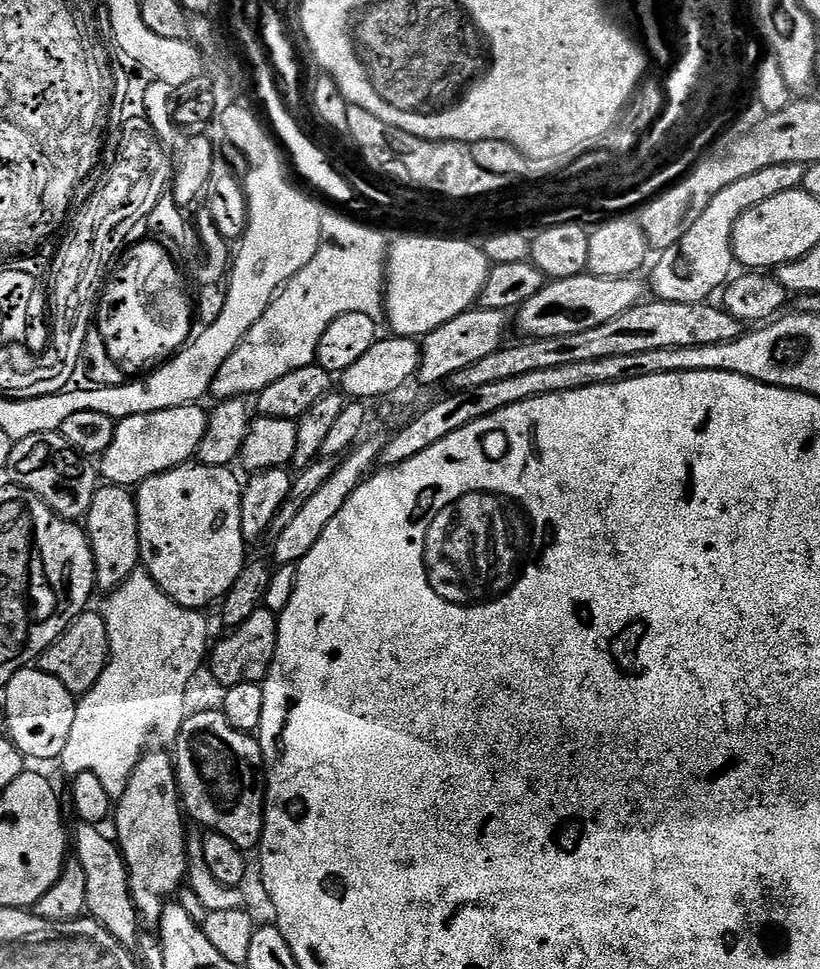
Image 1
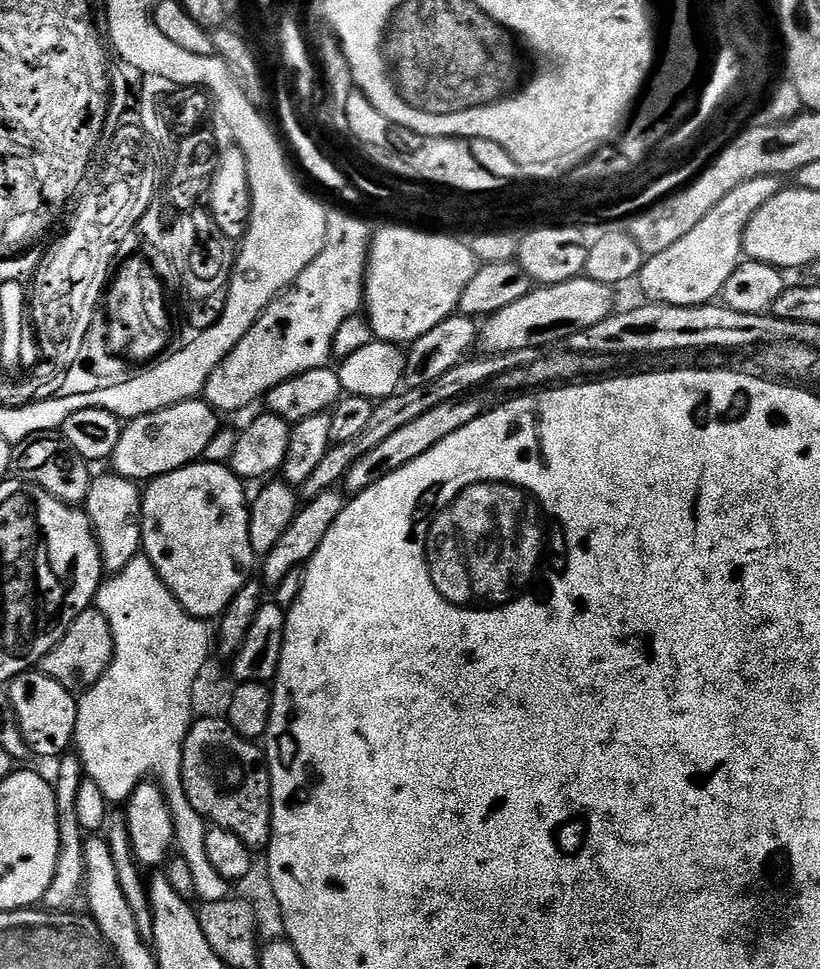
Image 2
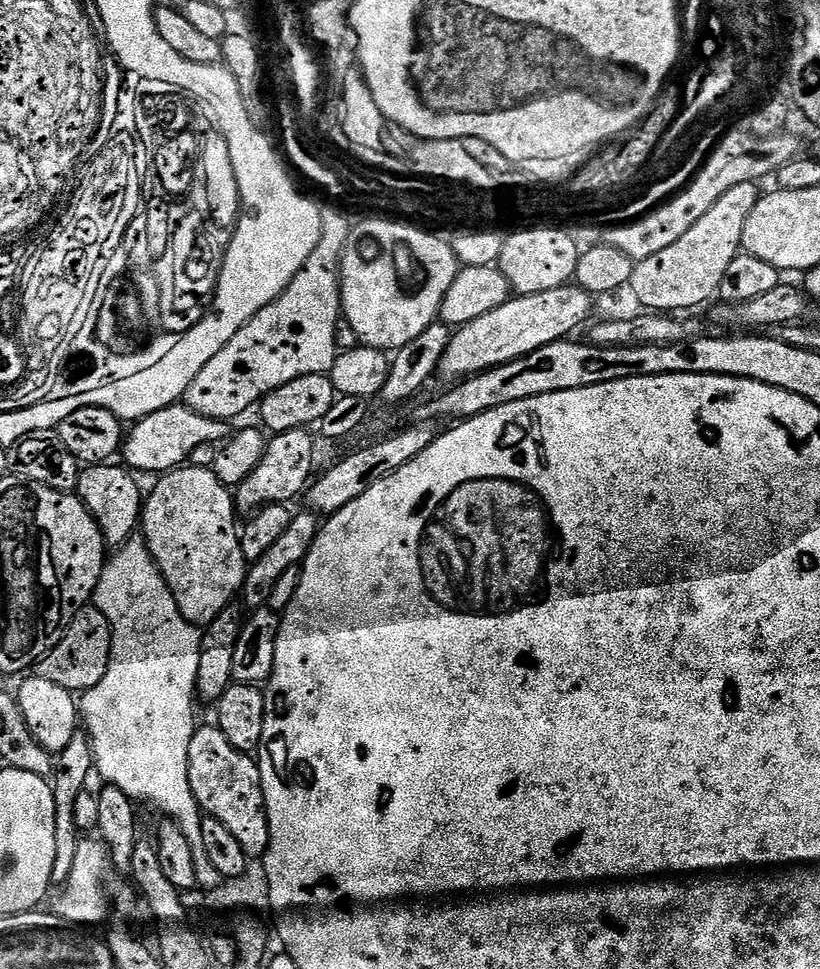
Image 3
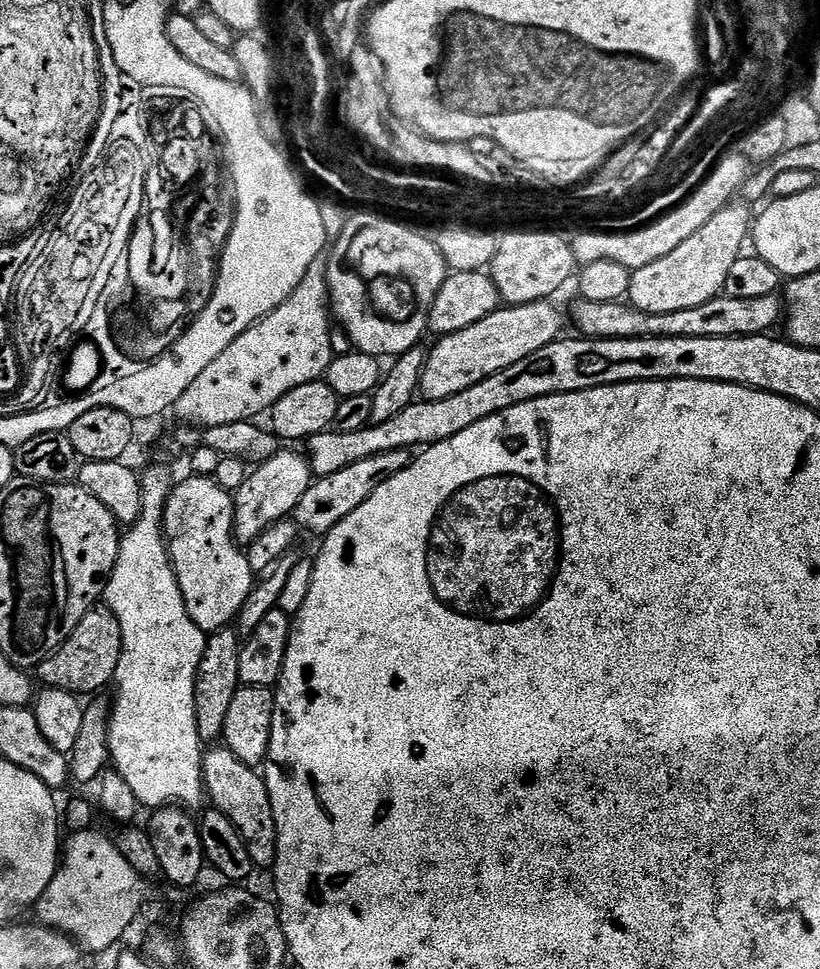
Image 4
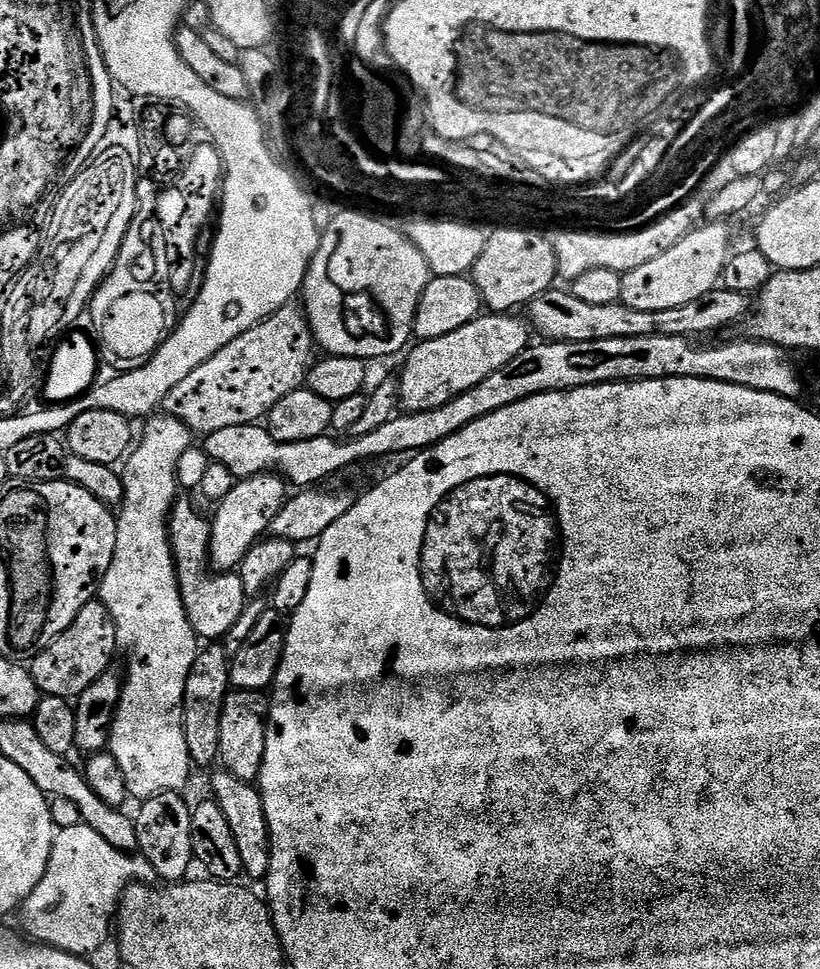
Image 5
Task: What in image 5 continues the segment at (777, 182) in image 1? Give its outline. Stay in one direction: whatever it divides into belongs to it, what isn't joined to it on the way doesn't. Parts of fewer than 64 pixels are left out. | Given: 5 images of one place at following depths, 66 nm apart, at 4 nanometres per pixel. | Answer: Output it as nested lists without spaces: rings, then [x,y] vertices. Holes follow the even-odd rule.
[[[708,222],[696,228],[678,246],[670,246],[666,254],[658,254],[654,262],[646,262],[646,266],[638,266],[638,270],[630,270],[622,275],[622,294],[620,303],[634,310],[670,310],[674,306],[686,306],[686,302],[694,302],[694,298],[702,298],[712,288],[721,283],[724,267],[733,251],[732,232],[724,222]]]

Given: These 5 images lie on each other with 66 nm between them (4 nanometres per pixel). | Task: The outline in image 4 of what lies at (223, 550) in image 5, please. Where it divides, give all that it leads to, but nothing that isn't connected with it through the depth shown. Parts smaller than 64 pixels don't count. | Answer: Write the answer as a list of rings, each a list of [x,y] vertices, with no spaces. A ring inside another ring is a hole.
[[[277,450],[268,460],[261,460],[245,475],[242,486],[234,490],[232,531],[241,545],[251,545],[274,524],[291,517],[293,509],[313,482],[314,473],[307,455]]]

